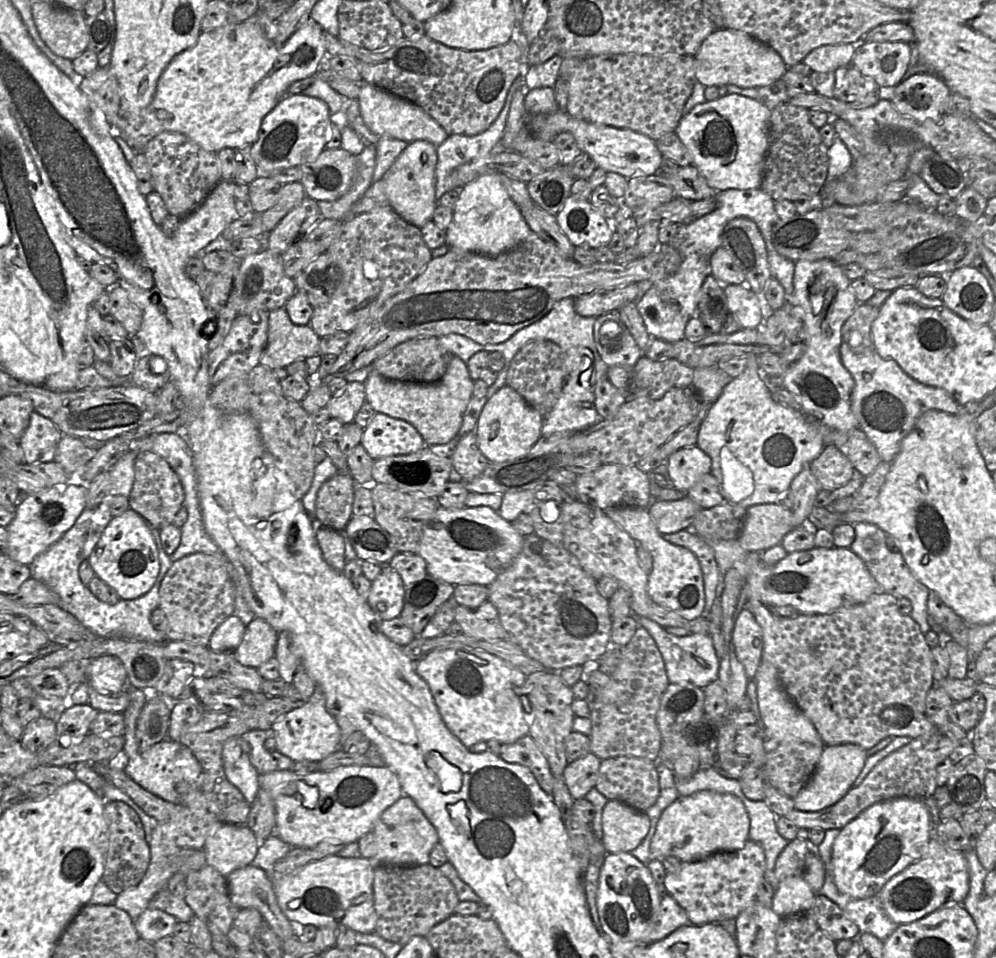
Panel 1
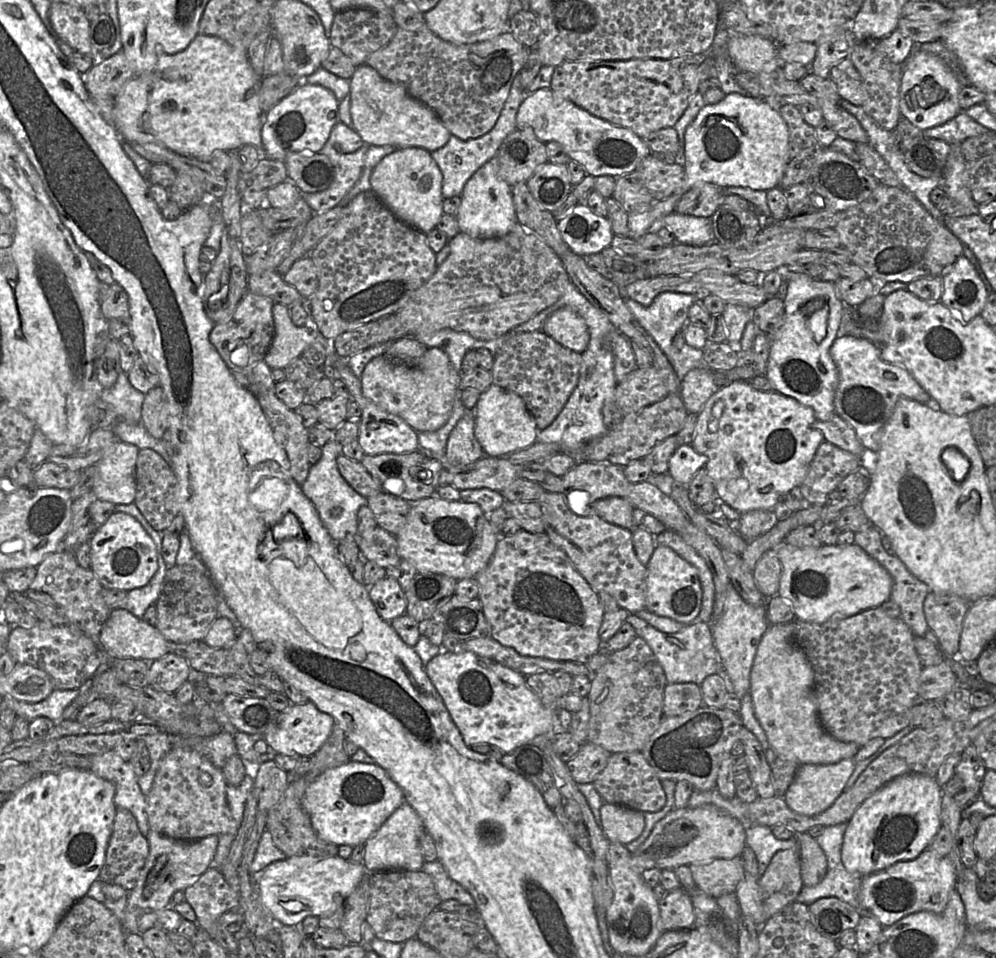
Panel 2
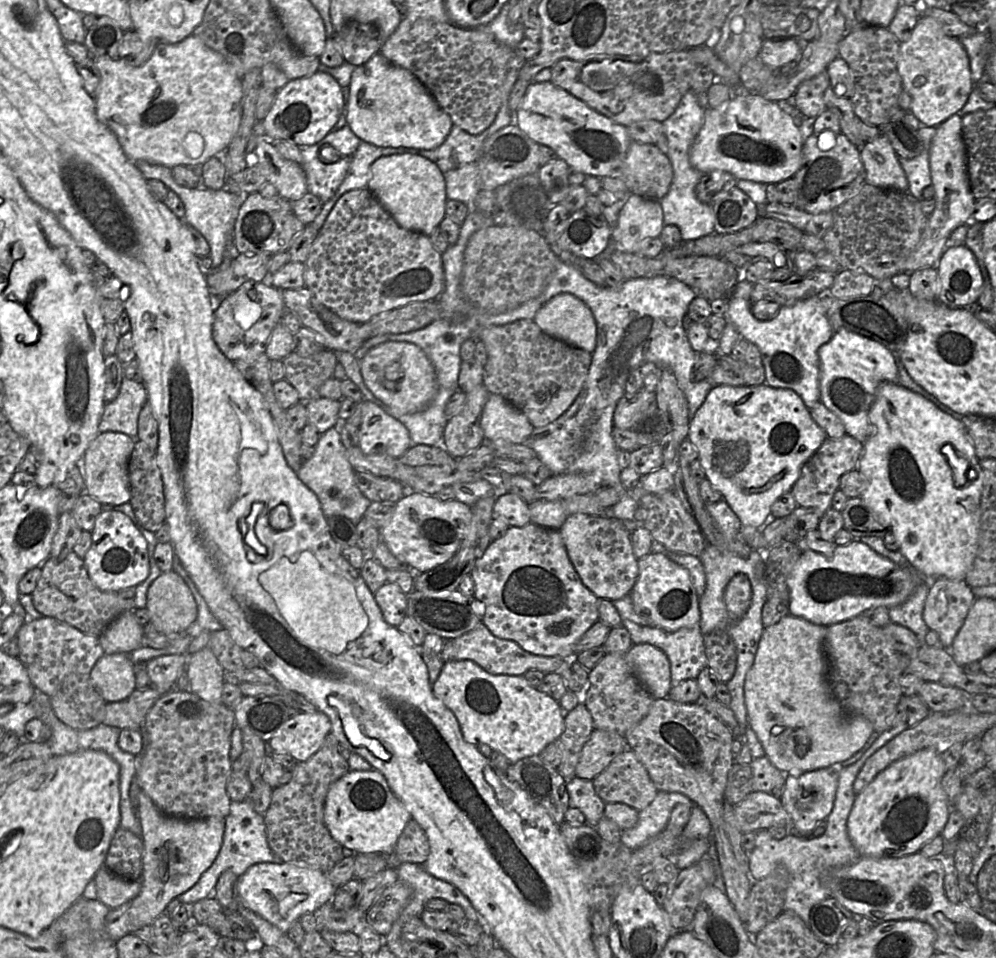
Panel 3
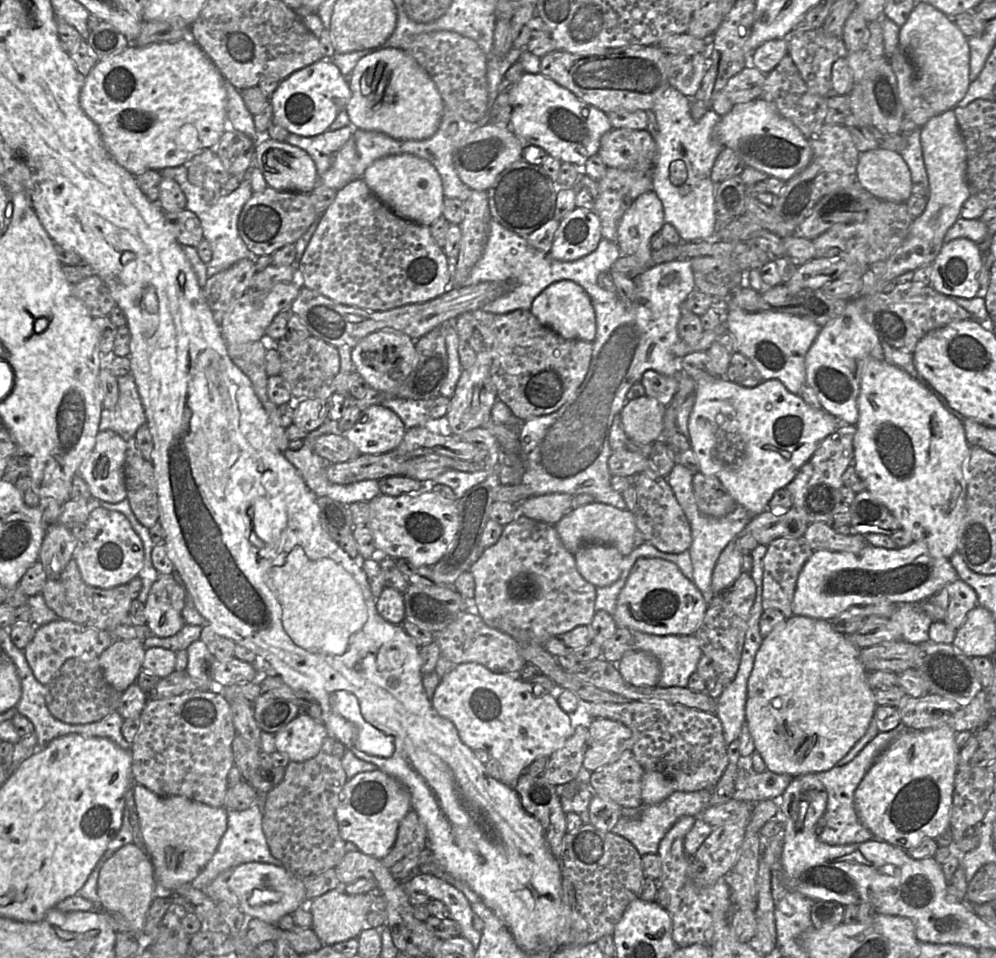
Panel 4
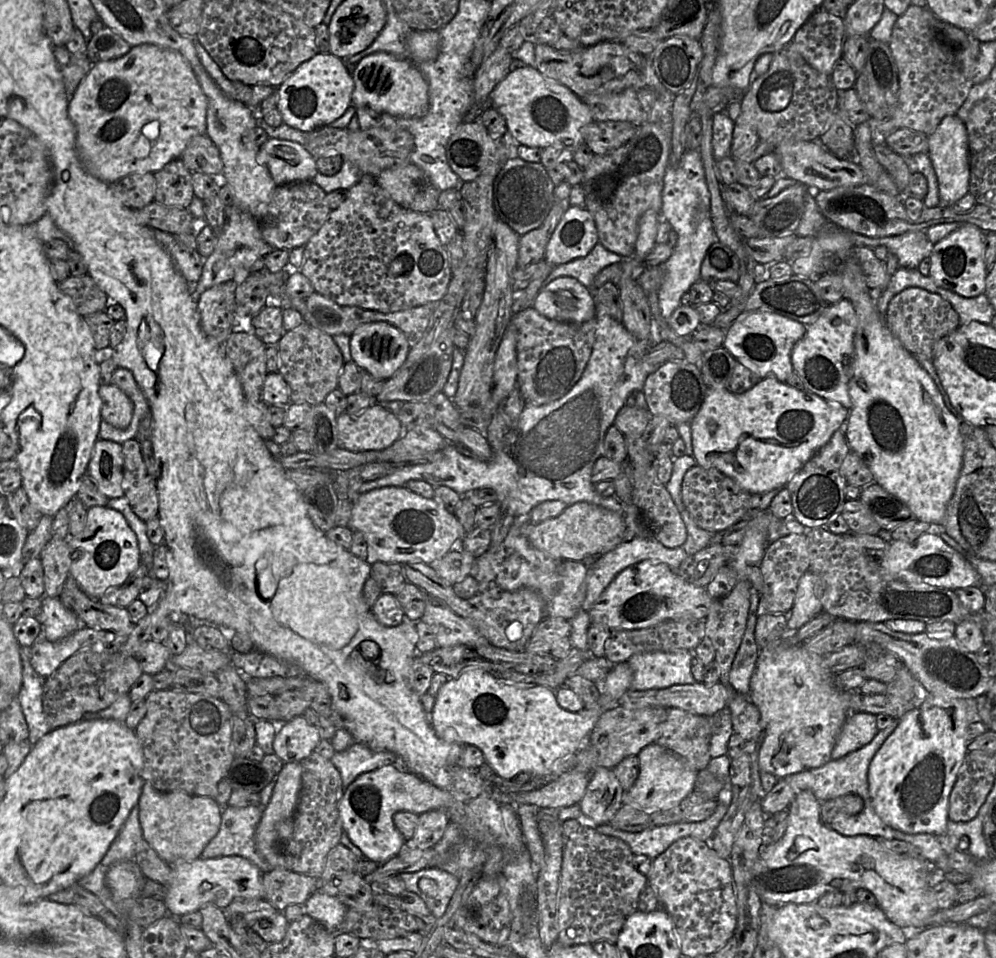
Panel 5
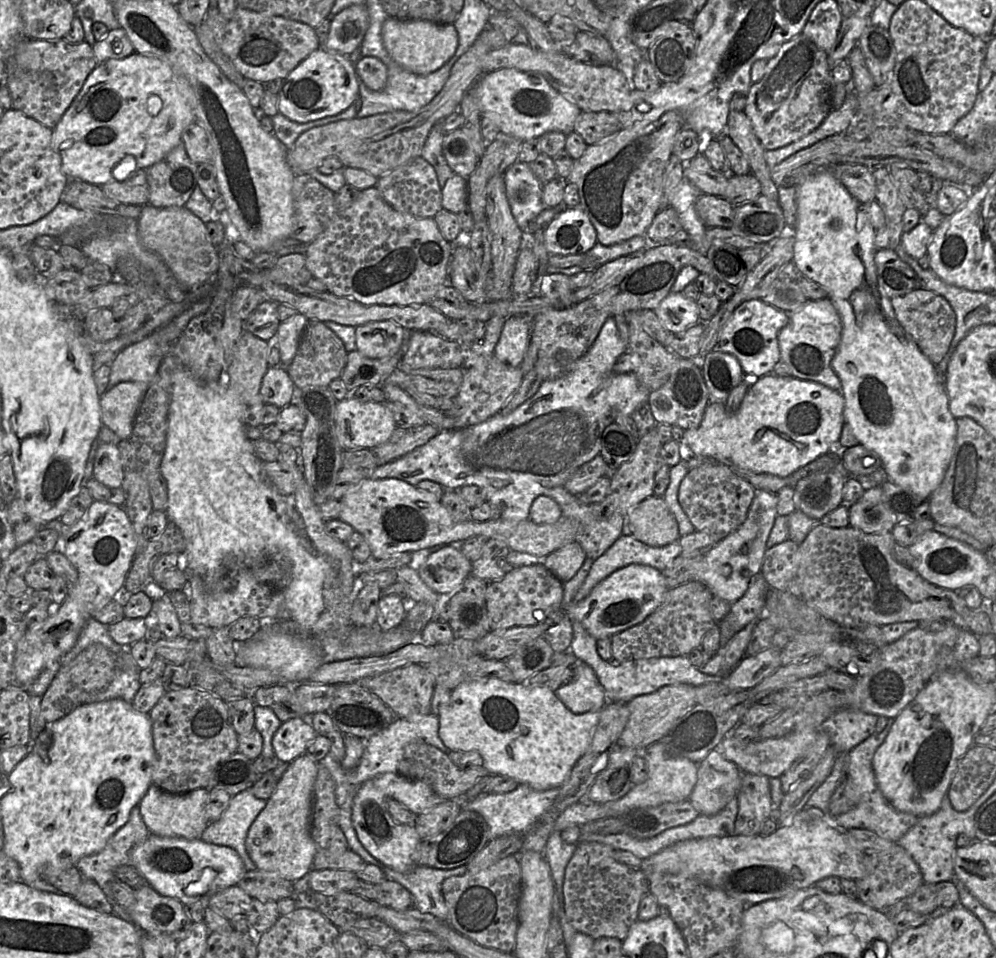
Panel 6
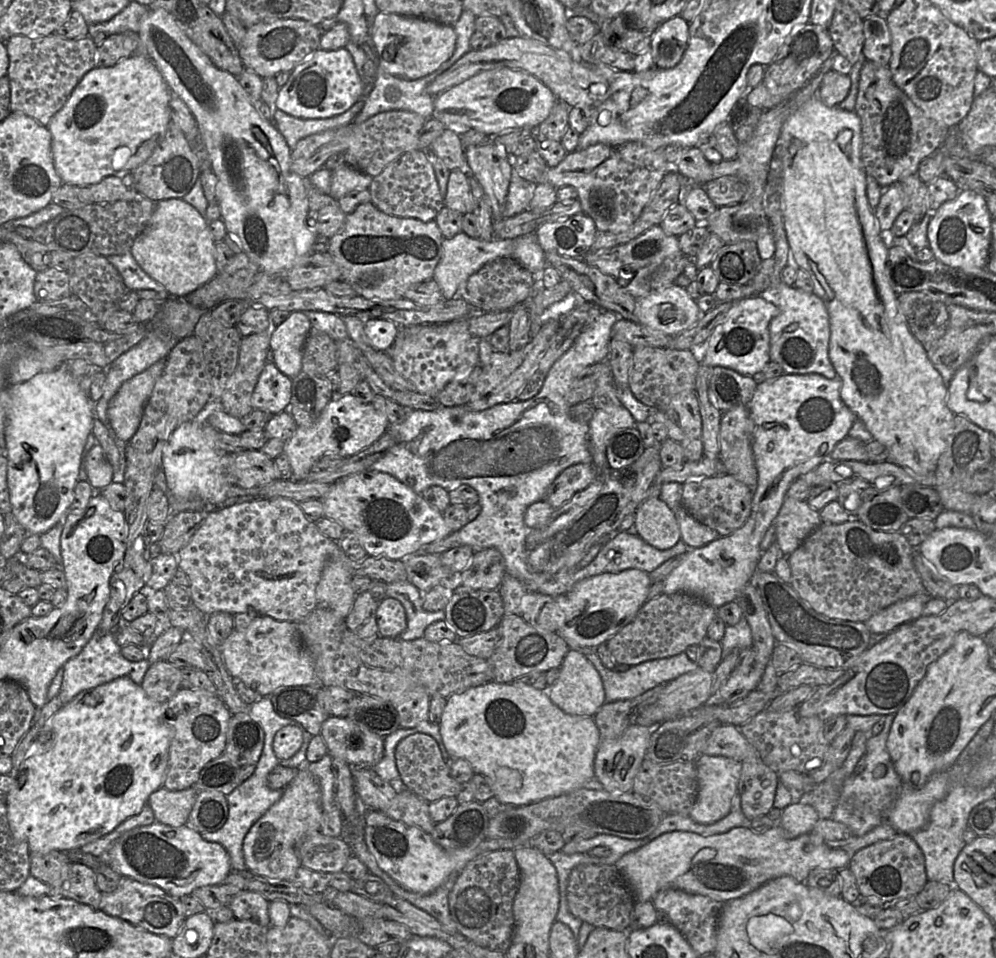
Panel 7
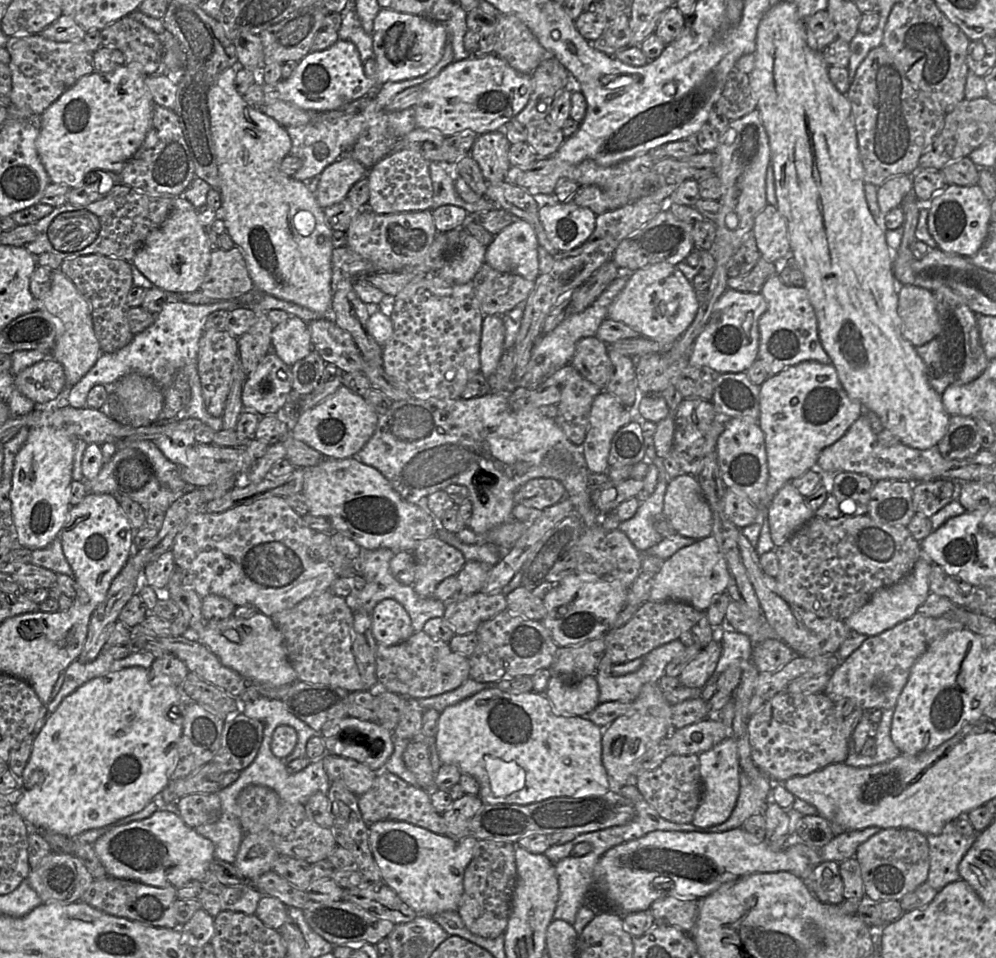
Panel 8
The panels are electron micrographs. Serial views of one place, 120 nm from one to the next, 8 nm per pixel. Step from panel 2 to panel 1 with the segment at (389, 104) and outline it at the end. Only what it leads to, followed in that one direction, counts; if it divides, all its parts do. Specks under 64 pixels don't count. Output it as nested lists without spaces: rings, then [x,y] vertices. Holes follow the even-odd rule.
[[[367,82],[361,83],[357,100],[364,123],[379,136],[389,136],[408,143],[427,140],[436,146],[443,143],[449,136],[445,129],[418,105]]]

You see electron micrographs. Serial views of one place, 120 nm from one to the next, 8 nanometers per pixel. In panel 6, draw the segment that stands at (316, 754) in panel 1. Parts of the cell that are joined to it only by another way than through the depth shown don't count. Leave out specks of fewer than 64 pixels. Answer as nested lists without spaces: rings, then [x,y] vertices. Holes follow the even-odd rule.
[[[308,717],[292,718],[283,722],[274,733],[272,747],[280,762],[291,763],[306,753],[317,732],[307,720]]]

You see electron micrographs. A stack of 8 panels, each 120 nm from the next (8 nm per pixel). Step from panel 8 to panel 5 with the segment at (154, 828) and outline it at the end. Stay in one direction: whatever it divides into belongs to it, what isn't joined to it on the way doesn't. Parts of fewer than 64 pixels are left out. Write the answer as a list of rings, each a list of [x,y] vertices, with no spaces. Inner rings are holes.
[[[232,855],[211,859],[197,858],[179,861],[171,865],[173,877],[162,900],[168,914],[179,918],[184,914],[198,911],[203,905],[212,903],[225,909],[235,899],[265,899],[262,882],[263,872],[244,857]]]

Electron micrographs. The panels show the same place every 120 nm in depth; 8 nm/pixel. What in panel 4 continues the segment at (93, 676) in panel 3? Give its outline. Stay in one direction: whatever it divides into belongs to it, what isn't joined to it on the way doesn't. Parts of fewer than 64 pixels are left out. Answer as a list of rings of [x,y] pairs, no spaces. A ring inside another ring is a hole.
[[[143,640],[115,641],[99,656],[98,661],[105,680],[116,690],[123,692],[134,683],[142,669],[145,655]]]

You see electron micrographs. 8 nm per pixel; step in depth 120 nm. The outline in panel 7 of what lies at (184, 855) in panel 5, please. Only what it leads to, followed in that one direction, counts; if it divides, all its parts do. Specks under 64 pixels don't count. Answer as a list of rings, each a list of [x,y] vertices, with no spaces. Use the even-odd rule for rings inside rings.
[[[164,786],[152,792],[147,800],[155,820],[173,827],[185,825],[198,792],[190,787],[183,790],[169,790]]]

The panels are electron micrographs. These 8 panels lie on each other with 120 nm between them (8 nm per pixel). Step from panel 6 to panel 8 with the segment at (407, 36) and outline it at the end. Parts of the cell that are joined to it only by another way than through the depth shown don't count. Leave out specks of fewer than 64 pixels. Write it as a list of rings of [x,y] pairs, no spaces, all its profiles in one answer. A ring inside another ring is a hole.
[[[381,8],[375,17],[372,32],[374,59],[380,84],[423,76],[441,59],[448,32],[443,23],[421,16]]]

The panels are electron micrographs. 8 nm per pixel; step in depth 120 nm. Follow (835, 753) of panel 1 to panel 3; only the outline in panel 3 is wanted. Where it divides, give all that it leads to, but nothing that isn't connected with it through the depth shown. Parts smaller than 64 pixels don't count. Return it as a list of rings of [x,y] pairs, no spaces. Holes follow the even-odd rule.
[[[827,767],[808,772],[787,774],[780,800],[792,819],[792,833],[802,837],[811,837],[818,823],[827,819],[834,805],[838,772],[839,769]]]

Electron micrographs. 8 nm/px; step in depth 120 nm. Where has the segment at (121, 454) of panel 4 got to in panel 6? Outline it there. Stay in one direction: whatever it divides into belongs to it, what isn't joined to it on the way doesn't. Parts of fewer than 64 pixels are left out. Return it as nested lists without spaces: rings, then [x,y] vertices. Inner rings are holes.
[[[99,445],[94,460],[93,478],[108,488],[122,486],[123,469],[118,445]]]

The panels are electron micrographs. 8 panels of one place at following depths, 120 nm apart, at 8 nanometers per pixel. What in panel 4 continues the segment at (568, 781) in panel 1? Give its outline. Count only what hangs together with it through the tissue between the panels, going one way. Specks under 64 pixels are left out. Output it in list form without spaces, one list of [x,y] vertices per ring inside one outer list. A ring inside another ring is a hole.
[[[593,718],[588,721],[589,741],[582,766],[592,773],[617,761],[625,751],[631,751],[633,735],[621,722]]]

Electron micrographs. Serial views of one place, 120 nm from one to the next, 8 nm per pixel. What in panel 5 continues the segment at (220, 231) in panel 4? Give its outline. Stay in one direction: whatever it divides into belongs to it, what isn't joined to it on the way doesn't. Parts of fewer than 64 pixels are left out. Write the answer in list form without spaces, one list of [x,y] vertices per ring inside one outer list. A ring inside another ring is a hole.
[[[232,205],[226,207],[226,222],[223,230],[217,235],[213,252],[204,260],[202,274],[192,293],[192,299],[198,301],[199,296],[207,289],[235,280],[238,284],[243,282],[250,274],[252,264],[259,258],[275,250],[262,237],[255,217]]]

